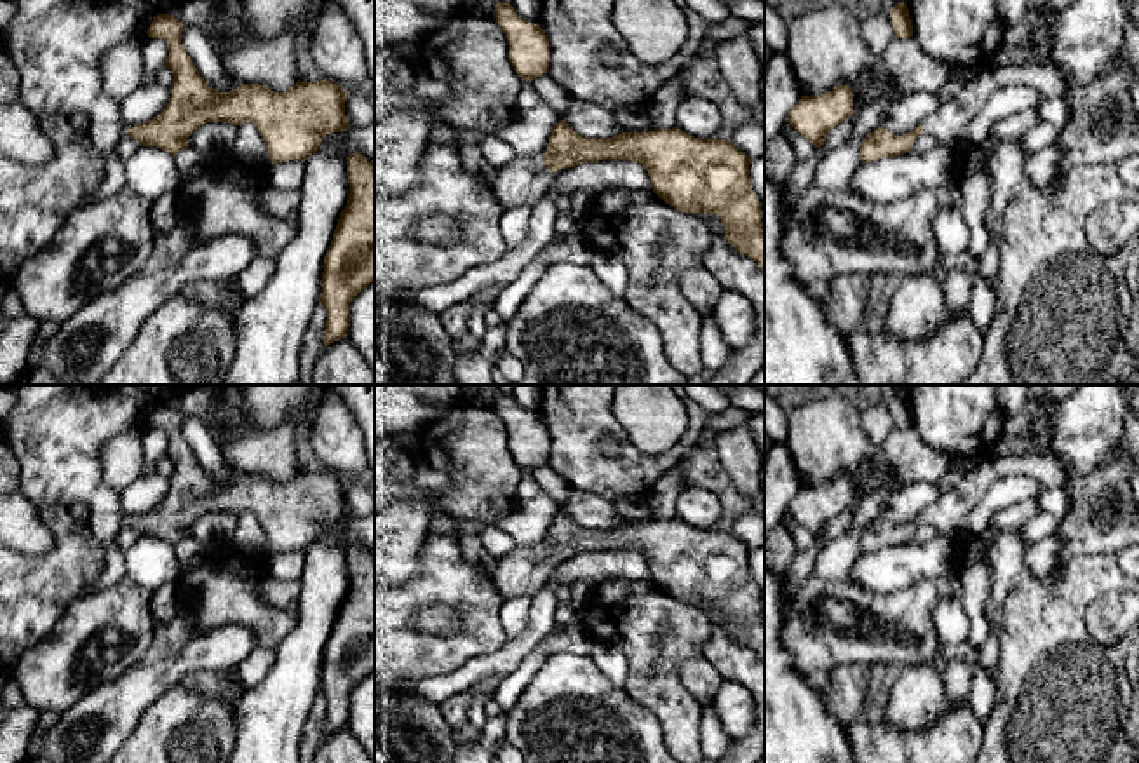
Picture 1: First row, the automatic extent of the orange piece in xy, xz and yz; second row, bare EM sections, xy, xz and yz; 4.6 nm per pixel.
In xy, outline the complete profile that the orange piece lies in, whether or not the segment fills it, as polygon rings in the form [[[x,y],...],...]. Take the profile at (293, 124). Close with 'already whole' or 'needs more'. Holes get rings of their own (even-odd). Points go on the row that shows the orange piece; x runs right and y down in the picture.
[[[158,14],[146,31],[150,38],[167,42],[164,64],[172,71],[174,85],[162,113],[127,131],[139,146],[155,146],[176,157],[190,146],[192,132],[207,122],[251,122],[261,132],[270,164],[305,162],[327,134],[350,129],[345,117],[348,92],[327,78],[298,80],[284,92],[259,84],[240,84],[230,92],[209,87],[181,44],[185,24]]] | already whole

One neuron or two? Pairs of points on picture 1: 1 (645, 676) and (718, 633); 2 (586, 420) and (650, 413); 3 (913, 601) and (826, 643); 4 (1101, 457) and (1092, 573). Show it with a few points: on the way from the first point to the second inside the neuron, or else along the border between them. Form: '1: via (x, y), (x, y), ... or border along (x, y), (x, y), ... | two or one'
1: border along (694, 603), (709, 621), (709, 640), (702, 654) | two
2: border along (612, 403), (615, 420), (640, 450) | two
3: via (885, 603), (861, 603), (845, 596), (838, 615) | one
4: border along (1115, 553), (1080, 554), (1058, 572) | two

